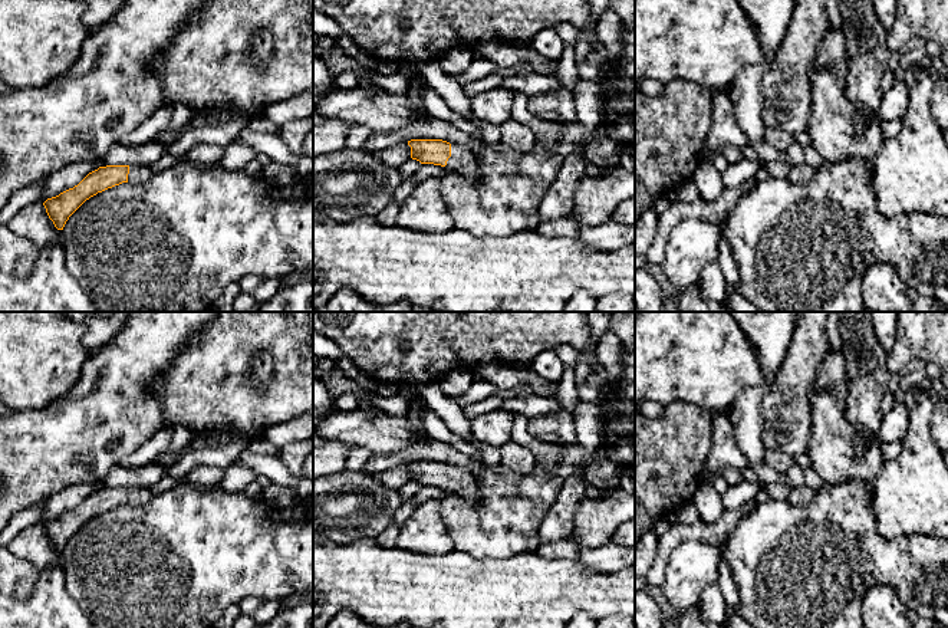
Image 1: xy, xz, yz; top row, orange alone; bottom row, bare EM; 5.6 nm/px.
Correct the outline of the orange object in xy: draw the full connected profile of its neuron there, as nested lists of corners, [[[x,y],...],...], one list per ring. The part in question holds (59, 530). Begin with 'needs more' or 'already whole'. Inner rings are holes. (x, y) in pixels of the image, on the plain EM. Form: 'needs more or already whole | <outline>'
needs more | [[[106,487],[89,494],[78,507],[47,520],[43,527],[57,552],[90,519],[122,504],[144,506],[152,499],[149,487]]]

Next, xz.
needs more | [[[411,461],[411,480],[421,486],[434,486],[457,493],[471,504],[480,502],[480,489],[473,474],[442,461]]]

